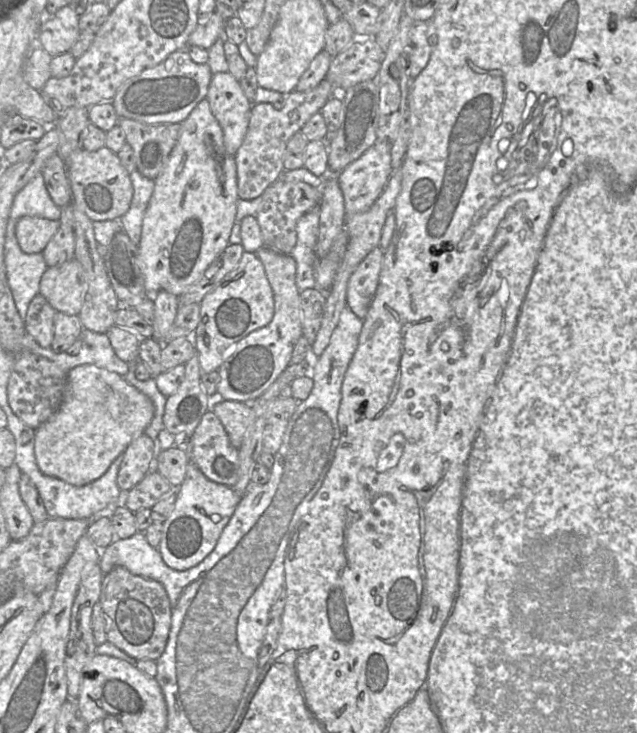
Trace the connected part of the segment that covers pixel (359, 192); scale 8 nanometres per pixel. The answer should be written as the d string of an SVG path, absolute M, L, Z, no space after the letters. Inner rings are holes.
M375 143L337 174L347 217L367 210L383 192L392 173L391 146Z

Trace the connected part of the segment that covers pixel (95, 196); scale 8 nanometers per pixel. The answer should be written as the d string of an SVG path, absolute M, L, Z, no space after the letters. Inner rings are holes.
M102 147L96 151L75 150L65 160L71 188L71 203L92 221L119 220L130 208L133 185L129 172L116 153Z

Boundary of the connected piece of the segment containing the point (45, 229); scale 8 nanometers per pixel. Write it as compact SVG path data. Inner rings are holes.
M24 216L16 224L16 238L24 253L40 253L60 228L60 222Z

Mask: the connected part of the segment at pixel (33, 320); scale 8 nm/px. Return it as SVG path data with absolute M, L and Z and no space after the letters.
M40 294L35 296L24 318L26 332L44 348L49 348L54 337L54 316L57 311Z

